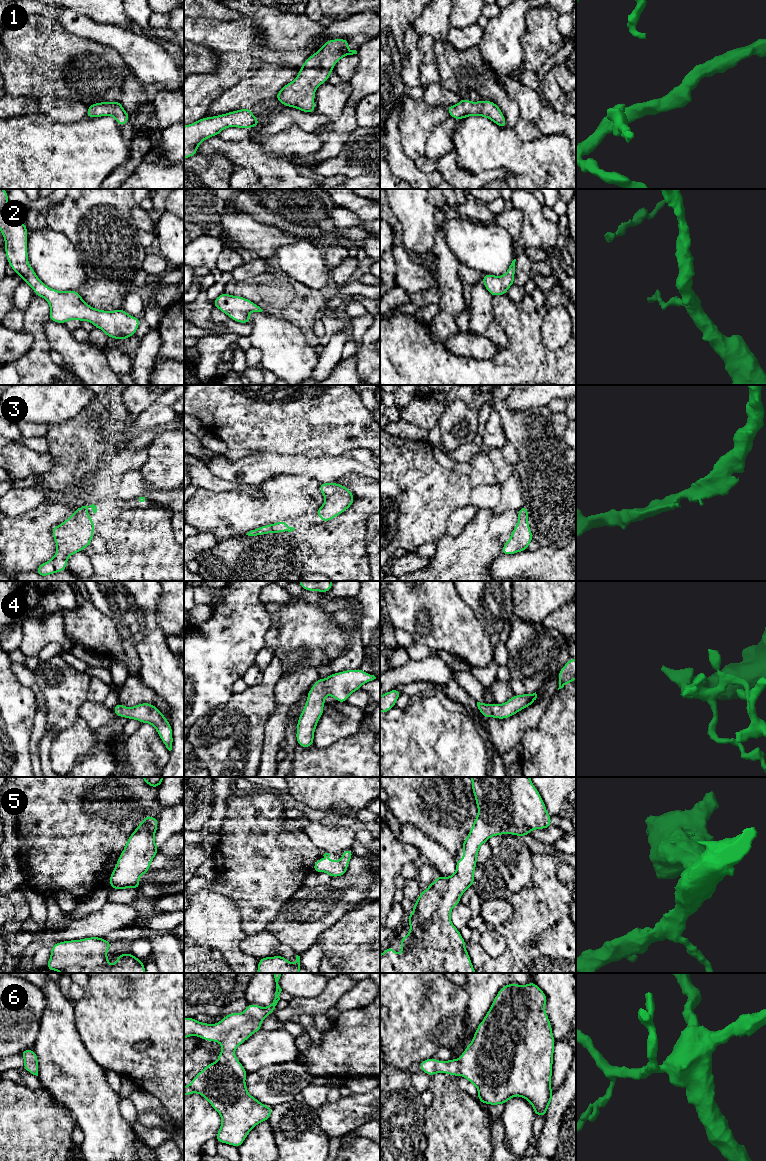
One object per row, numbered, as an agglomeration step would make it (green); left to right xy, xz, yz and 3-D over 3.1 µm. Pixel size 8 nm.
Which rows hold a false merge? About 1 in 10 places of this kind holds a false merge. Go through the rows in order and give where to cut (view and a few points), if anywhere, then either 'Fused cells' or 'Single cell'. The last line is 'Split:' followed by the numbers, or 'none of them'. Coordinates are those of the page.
1: No split. Single cell
2: No split. Single cell
3: No split. Single cell
4: No split. Single cell
5: No split. Single cell
6: No split. Single cell
Split: none of them

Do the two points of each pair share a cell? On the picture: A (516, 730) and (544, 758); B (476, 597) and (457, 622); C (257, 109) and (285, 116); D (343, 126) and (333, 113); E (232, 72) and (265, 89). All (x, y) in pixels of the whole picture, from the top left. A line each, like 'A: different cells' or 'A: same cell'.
A: different cells
B: different cells
C: same cell
D: different cells
E: different cells

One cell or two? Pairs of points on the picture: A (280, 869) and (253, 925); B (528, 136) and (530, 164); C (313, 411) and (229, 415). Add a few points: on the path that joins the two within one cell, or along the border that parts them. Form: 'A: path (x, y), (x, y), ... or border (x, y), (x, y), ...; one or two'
A: path (269, 883), (269, 909), (266, 912); one
B: border (513, 131), (524, 141), (534, 141), (542, 136); two
C: path (292, 411), (250, 412); one

